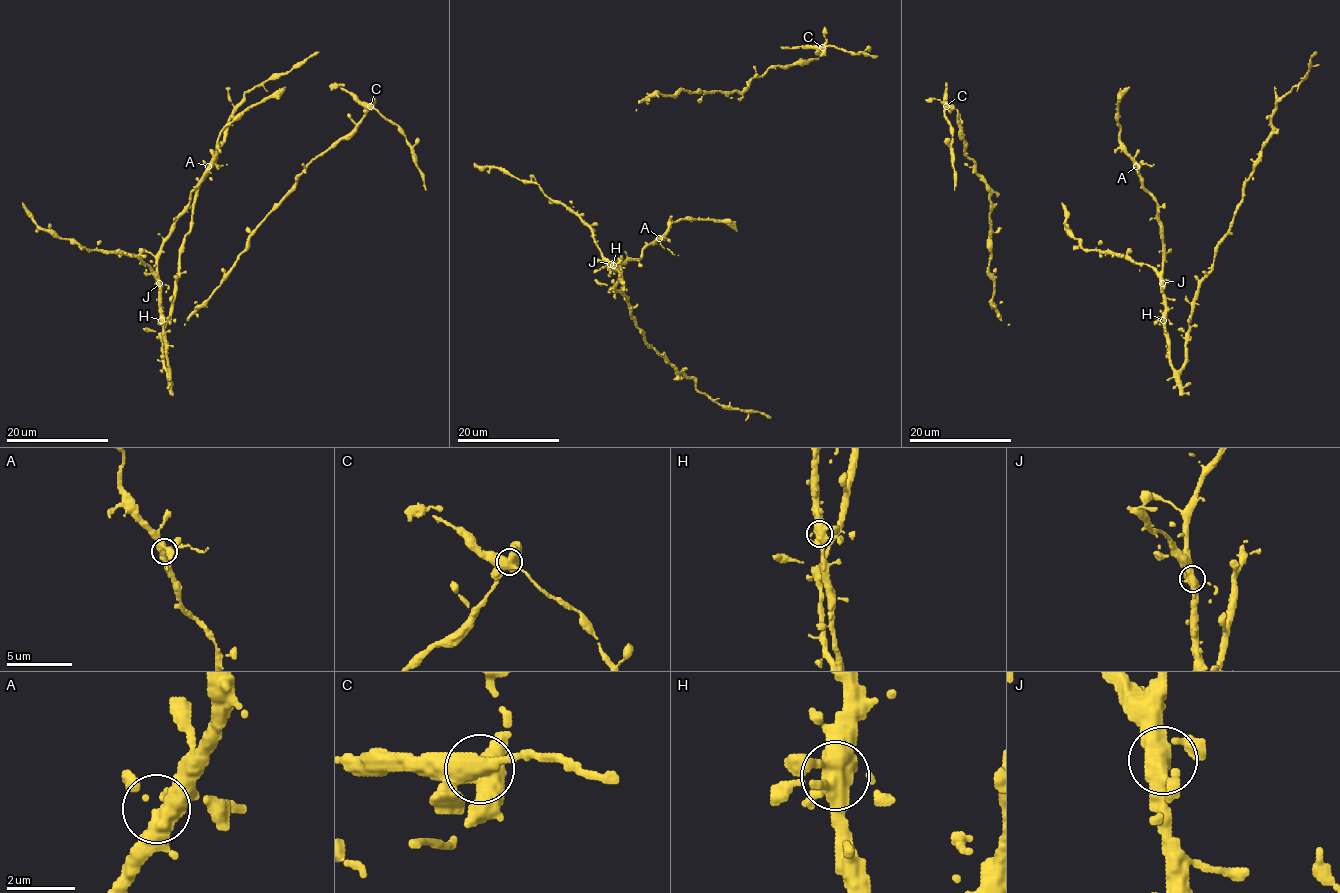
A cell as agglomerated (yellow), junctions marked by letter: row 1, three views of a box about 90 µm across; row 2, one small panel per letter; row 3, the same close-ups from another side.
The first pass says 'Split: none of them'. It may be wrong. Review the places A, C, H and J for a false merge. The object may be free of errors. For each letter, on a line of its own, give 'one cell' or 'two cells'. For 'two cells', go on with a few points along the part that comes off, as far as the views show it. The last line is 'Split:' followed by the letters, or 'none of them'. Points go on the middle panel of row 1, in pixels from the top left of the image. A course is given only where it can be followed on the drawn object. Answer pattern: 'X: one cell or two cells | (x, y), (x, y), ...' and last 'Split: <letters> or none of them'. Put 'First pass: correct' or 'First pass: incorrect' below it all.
A: one cell
C: two cells | (822, 48), (834, 45), (847, 52), (878, 56)
H: one cell
J: one cell
Split: C
First pass: incorrect

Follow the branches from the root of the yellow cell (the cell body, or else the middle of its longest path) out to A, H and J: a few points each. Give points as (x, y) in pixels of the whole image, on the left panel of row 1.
A: (142, 262), (155, 272), (158, 270), (161, 243), (188, 203), (190, 193), (208, 166)
H: (142, 262), (150, 267), (159, 285), (161, 320)
J: (142, 262), (150, 267), (159, 283)

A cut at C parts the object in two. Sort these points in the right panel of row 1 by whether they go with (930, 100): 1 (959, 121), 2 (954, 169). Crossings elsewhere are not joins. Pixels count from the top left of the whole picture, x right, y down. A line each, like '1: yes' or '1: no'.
1: yes
2: no

